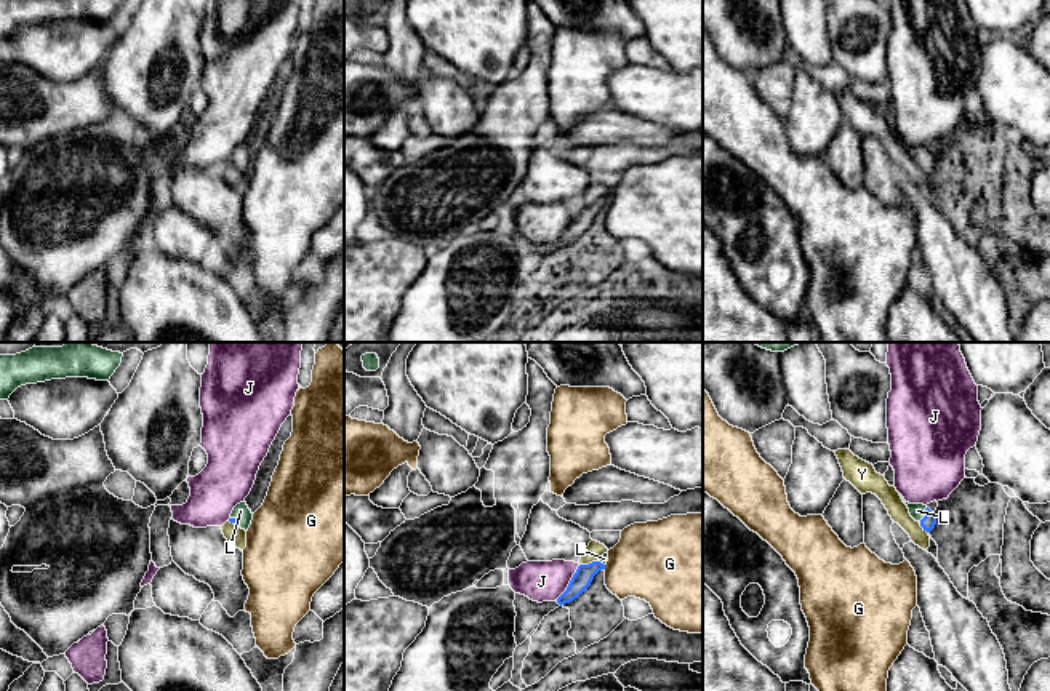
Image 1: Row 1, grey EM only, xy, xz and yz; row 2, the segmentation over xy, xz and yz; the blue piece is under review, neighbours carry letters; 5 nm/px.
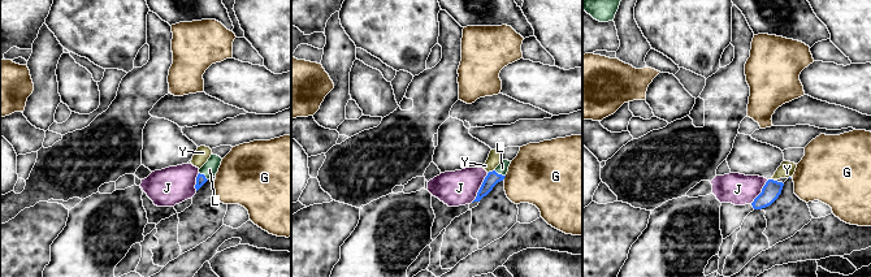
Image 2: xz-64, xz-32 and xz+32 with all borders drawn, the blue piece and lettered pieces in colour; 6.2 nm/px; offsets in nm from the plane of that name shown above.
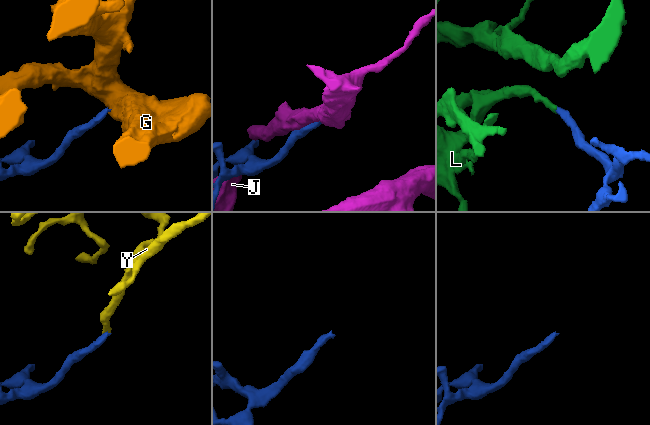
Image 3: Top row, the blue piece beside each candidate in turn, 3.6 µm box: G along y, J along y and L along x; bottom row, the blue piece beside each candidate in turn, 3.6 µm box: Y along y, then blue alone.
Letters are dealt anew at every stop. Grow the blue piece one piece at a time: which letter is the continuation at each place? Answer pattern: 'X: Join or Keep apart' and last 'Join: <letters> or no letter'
G: Keep apart
J: Keep apart
L: Join
Y: Keep apart
Join: L

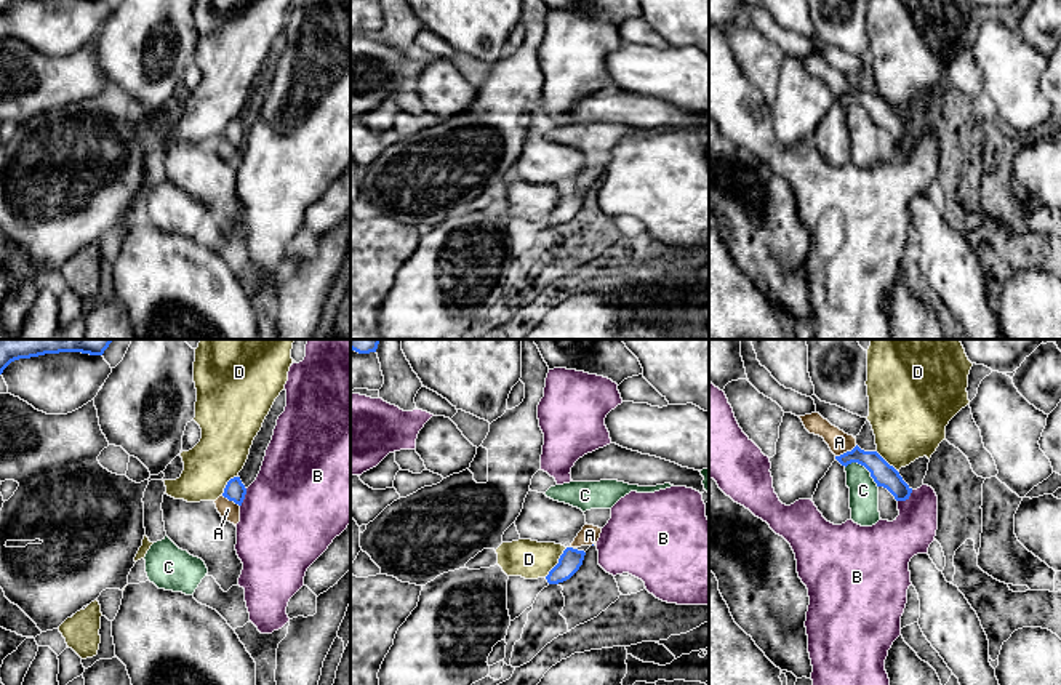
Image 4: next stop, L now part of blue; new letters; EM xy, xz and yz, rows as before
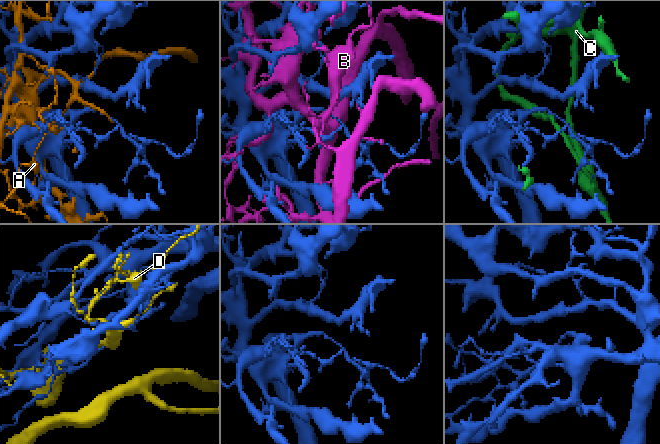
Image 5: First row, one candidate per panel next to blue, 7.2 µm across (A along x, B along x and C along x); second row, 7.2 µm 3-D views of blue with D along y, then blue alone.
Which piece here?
A: Keep apart
B: Keep apart
C: Keep apart
D: Keep apart
Join: no letter

